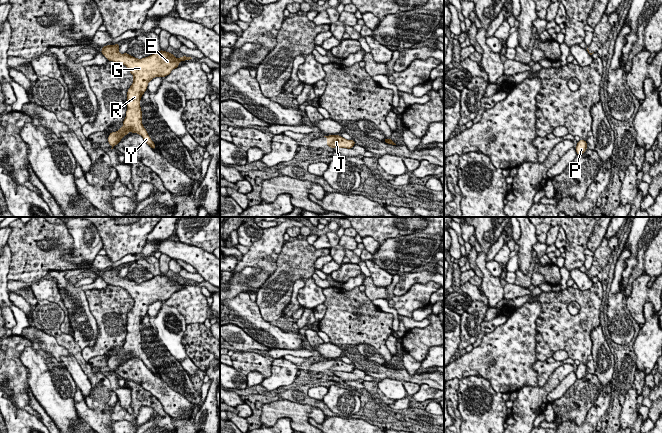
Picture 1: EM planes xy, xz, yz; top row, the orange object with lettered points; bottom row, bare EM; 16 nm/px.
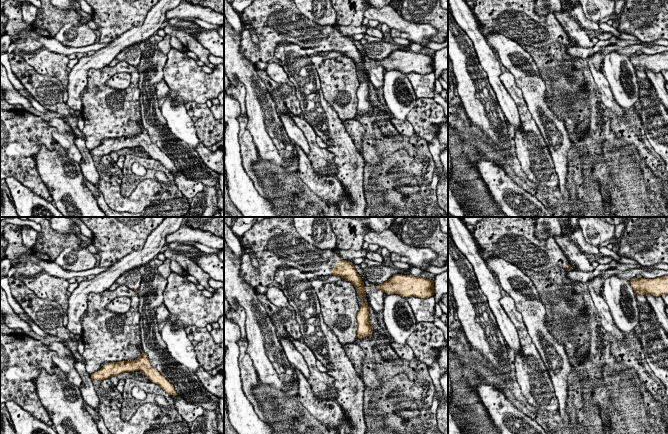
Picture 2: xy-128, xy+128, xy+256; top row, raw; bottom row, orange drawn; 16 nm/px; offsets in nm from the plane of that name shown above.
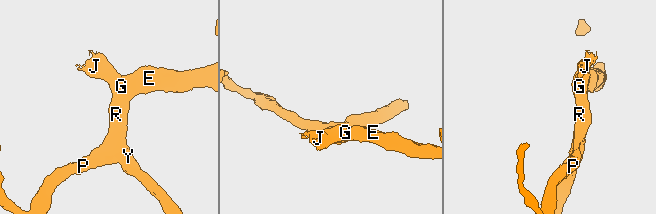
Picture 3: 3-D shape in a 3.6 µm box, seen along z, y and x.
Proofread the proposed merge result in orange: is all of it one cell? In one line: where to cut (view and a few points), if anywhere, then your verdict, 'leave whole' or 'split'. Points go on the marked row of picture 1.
no cut; leave whole

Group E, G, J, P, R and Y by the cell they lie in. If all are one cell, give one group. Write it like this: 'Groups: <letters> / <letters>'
Groups: E G J P R Y

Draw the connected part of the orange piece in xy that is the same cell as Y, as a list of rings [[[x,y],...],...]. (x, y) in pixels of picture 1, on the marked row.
[[[120,44],[103,46],[100,51],[108,61],[120,62],[125,65],[130,73],[133,75],[134,80],[132,85],[127,91],[127,111],[124,119],[123,126],[117,132],[111,132],[108,136],[108,143],[112,146],[117,145],[123,136],[130,132],[141,135],[144,141],[153,149],[156,145],[151,140],[148,132],[142,124],[142,111],[140,107],[140,99],[143,93],[147,90],[150,80],[154,77],[165,77],[171,71],[179,66],[180,61],[192,59],[191,57],[182,56],[176,59],[172,53],[167,51],[157,51],[151,56],[137,59],[127,52],[124,54],[119,53]]]

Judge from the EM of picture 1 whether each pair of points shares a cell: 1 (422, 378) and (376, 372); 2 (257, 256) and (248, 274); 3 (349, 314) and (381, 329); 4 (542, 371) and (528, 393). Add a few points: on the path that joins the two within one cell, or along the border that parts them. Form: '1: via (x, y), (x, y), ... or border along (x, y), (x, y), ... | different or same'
1: via (411, 378), (401, 374), (387, 373) | same
2: border along (231, 273), (245, 267), (260, 267), (270, 275) | different
3: via (357, 320), (373, 326) | same
4: border along (555, 369), (548, 380), (542, 386), (538, 386) | different

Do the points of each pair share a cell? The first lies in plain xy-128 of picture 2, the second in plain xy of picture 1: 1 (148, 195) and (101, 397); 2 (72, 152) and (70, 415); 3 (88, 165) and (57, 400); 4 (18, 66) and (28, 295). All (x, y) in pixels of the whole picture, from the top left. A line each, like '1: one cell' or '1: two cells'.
1: one cell
2: two cells
3: two cells
4: one cell

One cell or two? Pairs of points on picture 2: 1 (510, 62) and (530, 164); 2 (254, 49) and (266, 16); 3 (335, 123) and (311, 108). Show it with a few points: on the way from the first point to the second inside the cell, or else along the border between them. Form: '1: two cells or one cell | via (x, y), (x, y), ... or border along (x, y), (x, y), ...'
1: two cells | border along (506, 69), (513, 76), (523, 97)
2: one cell | via (262, 42), (263, 26), (265, 24)
3: one cell | via (329, 119), (317, 111)

